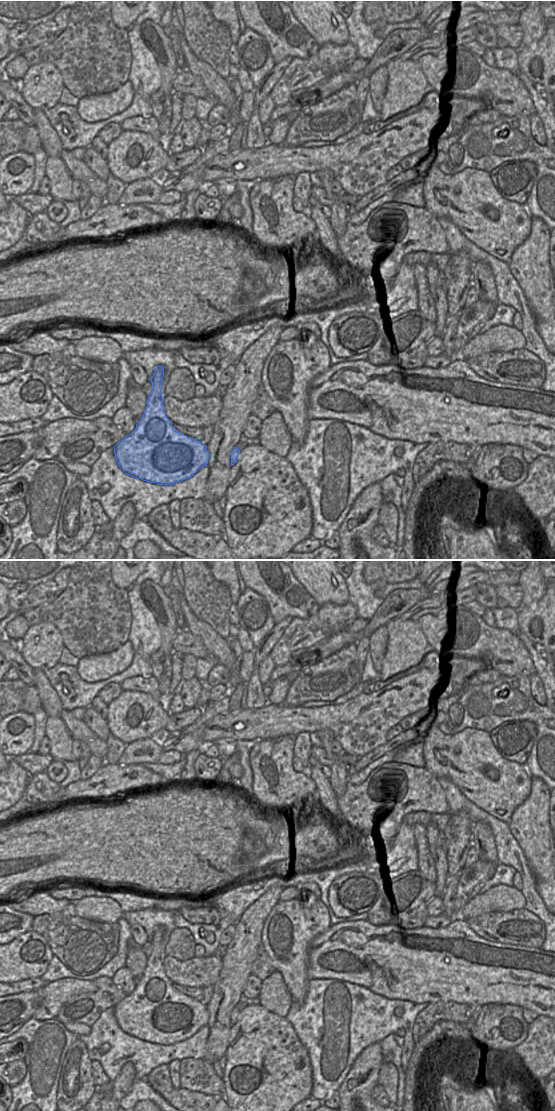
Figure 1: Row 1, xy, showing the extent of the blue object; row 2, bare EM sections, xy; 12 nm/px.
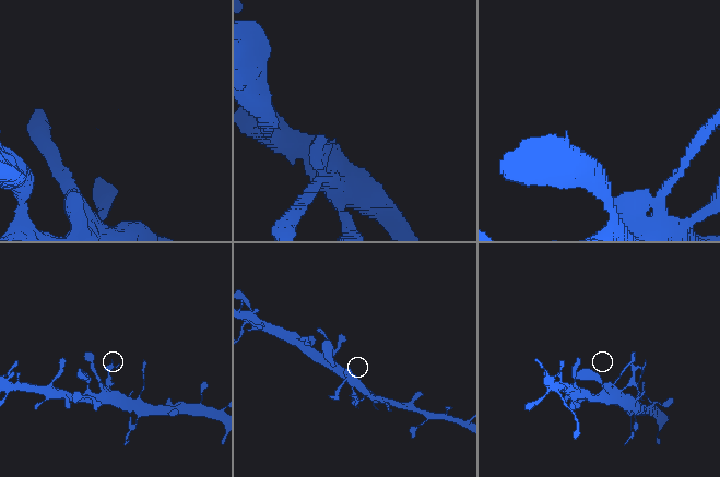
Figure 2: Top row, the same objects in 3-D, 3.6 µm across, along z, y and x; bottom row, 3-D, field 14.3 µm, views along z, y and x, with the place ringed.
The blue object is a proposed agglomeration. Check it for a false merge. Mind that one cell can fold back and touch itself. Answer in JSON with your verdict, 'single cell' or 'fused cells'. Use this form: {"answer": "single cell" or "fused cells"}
{"answer": "single cell"}

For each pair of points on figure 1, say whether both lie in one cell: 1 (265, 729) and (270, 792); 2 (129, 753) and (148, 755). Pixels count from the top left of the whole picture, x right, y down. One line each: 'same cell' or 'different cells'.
1: different cells
2: same cell

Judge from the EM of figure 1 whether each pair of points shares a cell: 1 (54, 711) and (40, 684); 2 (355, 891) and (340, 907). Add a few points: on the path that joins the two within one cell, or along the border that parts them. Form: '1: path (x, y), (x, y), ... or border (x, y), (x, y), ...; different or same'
1: path (51, 704), (45, 691); same
2: path (350, 896), (345, 901), (345, 906); same

